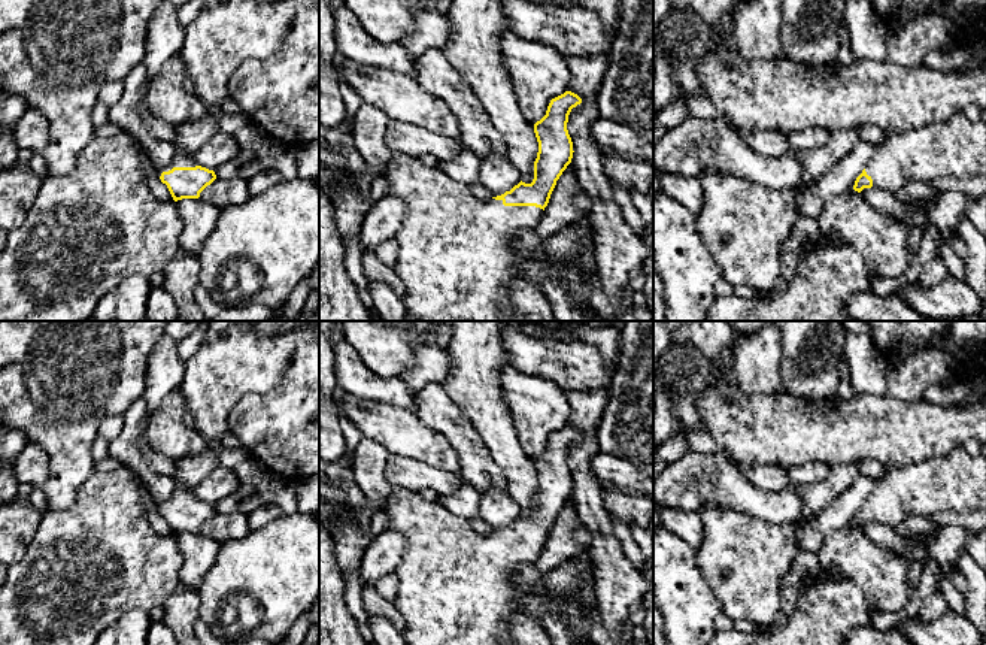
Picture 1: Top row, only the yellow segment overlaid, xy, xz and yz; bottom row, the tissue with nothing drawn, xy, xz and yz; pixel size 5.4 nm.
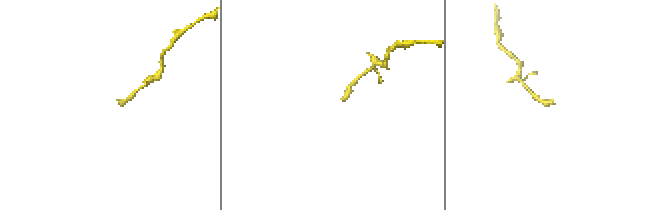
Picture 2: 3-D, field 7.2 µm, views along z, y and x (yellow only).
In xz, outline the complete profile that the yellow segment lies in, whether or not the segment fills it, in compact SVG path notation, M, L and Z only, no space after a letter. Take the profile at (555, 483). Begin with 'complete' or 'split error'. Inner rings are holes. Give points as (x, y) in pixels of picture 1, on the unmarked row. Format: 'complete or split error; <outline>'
split error; M565 426L550 434L546 449L534 458L538 487L534 496L531 518L519 517L510 526L488 536L476 533L470 521L453 515L439 502L428 502L418 491L395 488L383 511L388 515L386 532L398 532L406 538L403 558L397 567L397 596L392 600L407 624L403 639L406 645L515 645L512 639L512 620L522 612L530 620L541 623L546 615L564 615L562 608L549 593L522 597L524 585L513 581L516 570L528 563L536 563L549 538L556 515L571 497L573 476L567 464L568 449L582 433Z

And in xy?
split error; M119 466L116 470L107 473L92 472L78 490L75 502L69 509L49 511L42 515L37 532L24 557L7 566L6 581L0 587L0 645L94 645L100 635L115 624L122 615L133 609L149 611L155 606L163 606L166 599L180 587L178 573L182 567L182 554L179 552L176 536L182 533L198 533L200 527L216 514L216 509L213 505L197 500L192 490L179 484L176 484L173 494L161 505L158 505L151 496L151 500L161 517L167 520L173 532L170 536L163 536L154 530L145 517L145 506L142 502L143 487L146 487L146 482L125 466Z

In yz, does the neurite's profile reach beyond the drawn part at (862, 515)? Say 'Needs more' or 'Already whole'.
Needs more

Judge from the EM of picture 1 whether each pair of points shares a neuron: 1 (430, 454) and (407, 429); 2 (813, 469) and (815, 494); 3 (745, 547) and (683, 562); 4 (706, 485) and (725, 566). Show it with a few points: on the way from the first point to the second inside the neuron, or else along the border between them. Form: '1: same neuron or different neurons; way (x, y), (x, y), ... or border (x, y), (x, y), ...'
1: same neuron; way (425, 448), (412, 435)
2: different neurons; border (831, 468), (830, 474), (818, 483), (791, 485)
3: different neurons; border (694, 550), (701, 577), (713, 590)
4: different neurons; border (700, 511), (707, 506), (722, 506), (745, 514)

